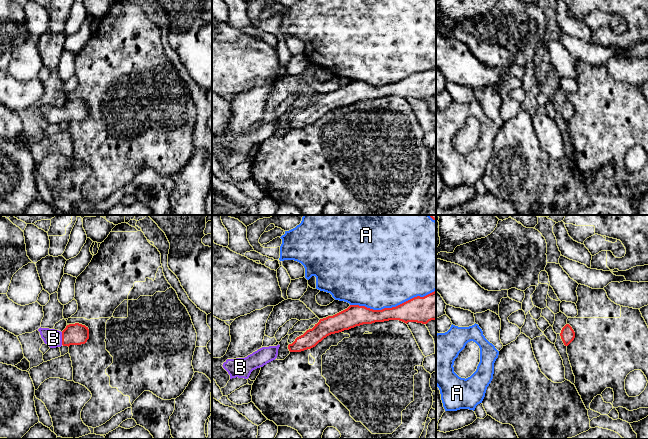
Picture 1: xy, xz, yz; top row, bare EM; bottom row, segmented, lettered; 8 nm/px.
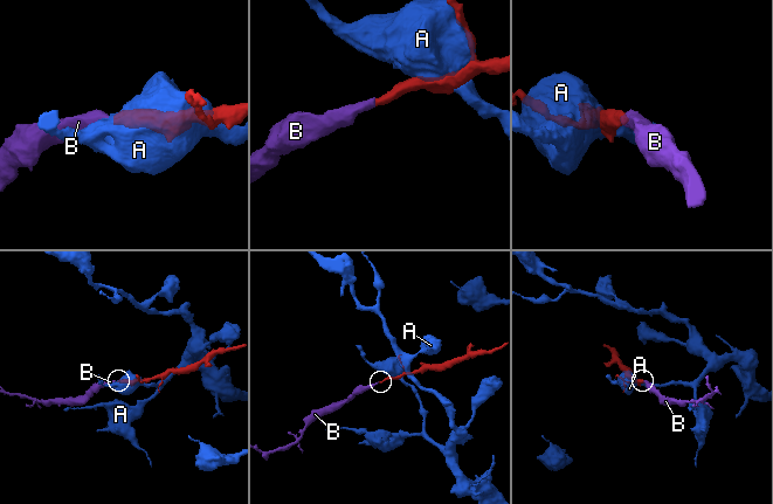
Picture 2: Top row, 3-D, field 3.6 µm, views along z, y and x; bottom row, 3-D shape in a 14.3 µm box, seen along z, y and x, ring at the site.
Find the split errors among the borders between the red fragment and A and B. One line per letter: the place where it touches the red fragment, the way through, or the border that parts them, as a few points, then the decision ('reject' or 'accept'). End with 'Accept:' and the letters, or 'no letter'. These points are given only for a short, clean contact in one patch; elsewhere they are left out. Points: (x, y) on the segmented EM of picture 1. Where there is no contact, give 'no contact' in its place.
A: meets red in xz at (392, 307); reject
B: meets red in xy at (62, 338); accept
Accept: B

